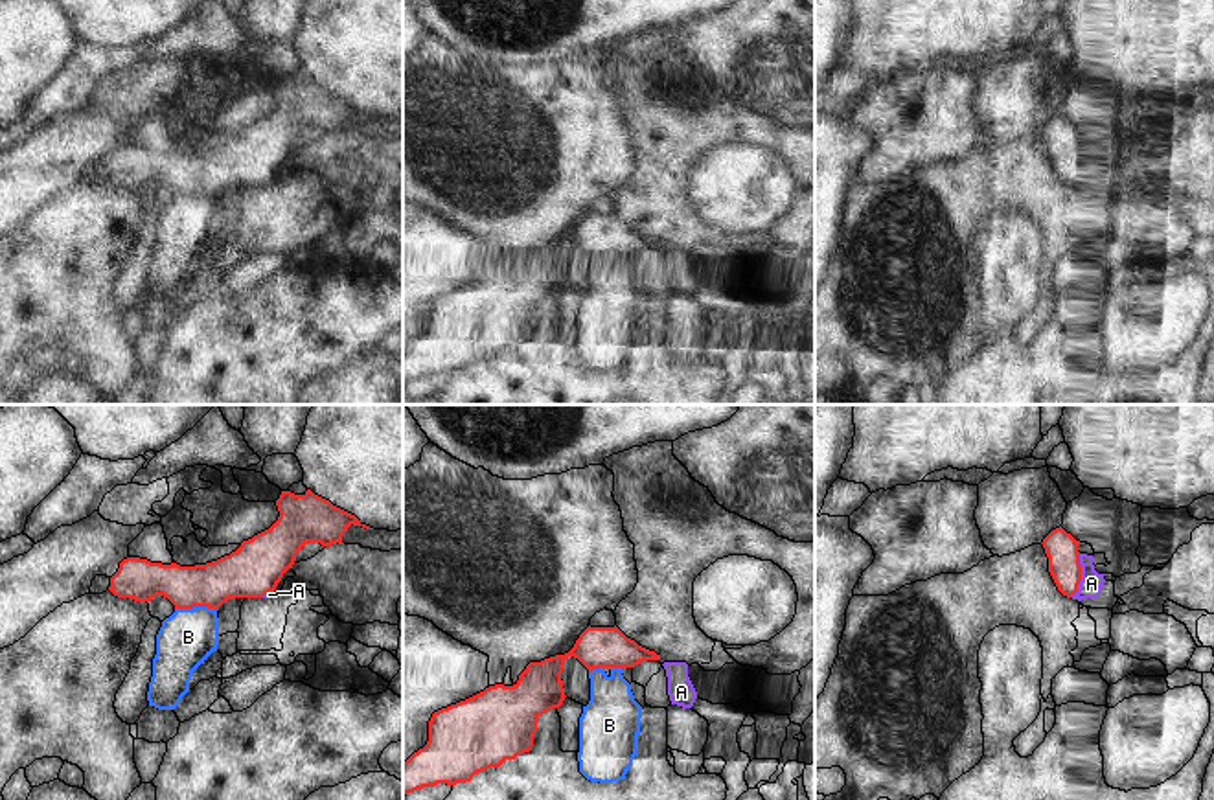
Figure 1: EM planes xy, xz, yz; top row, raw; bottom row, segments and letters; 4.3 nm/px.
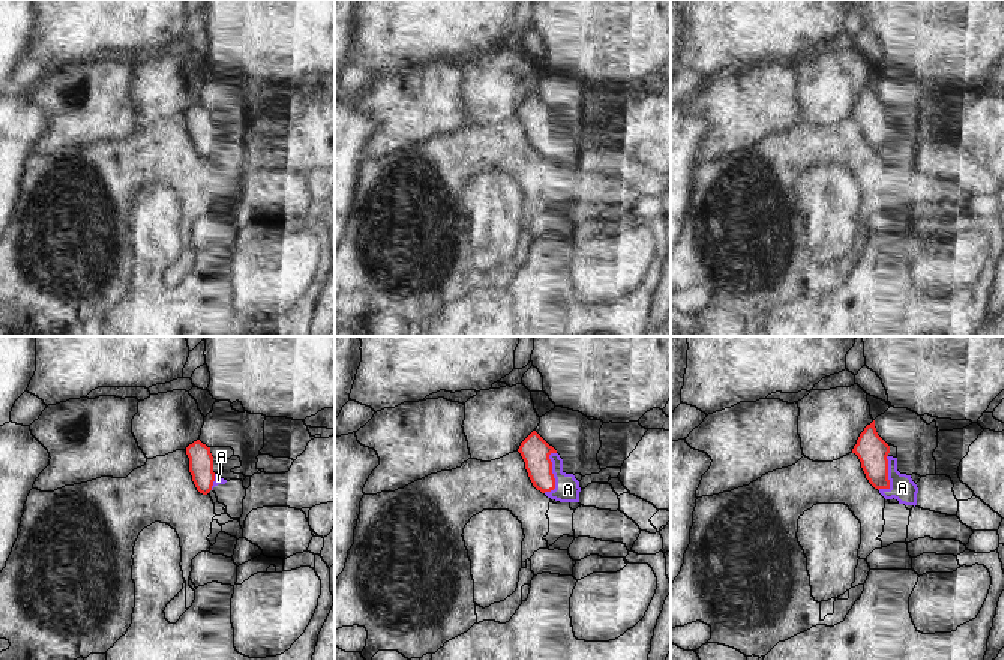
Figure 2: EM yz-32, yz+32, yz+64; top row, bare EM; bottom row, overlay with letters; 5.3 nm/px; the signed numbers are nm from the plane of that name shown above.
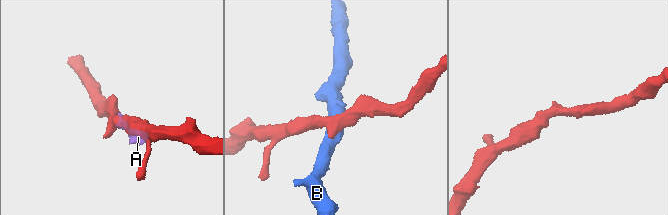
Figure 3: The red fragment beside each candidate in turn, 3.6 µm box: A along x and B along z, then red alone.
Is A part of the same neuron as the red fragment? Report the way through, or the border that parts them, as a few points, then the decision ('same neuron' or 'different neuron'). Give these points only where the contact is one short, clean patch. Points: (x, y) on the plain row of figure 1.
way yz (1062, 137), (1064, 148), (1080, 164), (1091, 171); same neuron

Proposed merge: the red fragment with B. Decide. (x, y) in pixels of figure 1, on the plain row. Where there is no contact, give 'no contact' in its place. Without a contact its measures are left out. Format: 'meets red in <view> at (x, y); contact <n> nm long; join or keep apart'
meets red in xy at (195, 194); contact 180 nm long; keep apart

